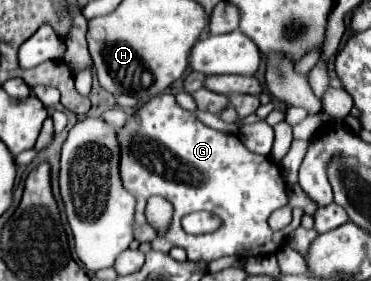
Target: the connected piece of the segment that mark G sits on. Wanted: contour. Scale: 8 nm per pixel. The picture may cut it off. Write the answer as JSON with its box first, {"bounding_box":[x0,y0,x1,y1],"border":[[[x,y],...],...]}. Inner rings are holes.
{"bounding_box":[117,94,303,260],"border":[[[161,94],[155,96],[153,100],[145,102],[135,114],[129,116],[127,124],[117,130],[117,142],[121,144],[121,180],[125,188],[135,196],[137,208],[135,208],[135,240],[139,242],[149,242],[153,250],[159,252],[169,252],[171,248],[179,246],[187,252],[189,260],[217,260],[223,256],[265,256],[265,254],[275,254],[283,244],[289,232],[293,232],[303,216],[301,208],[293,208],[293,220],[289,226],[283,230],[271,230],[269,228],[269,216],[277,208],[287,206],[287,186],[285,180],[277,168],[275,162],[271,162],[267,156],[253,154],[249,152],[243,142],[237,136],[227,136],[223,132],[217,132],[203,122],[197,120],[193,112],[183,110],[173,94]],[[149,196],[163,196],[175,206],[173,214],[173,224],[167,232],[167,236],[157,236],[155,230],[145,220],[145,204]],[[195,210],[209,210],[213,214],[219,214],[223,218],[223,228],[221,232],[213,234],[203,234],[203,236],[191,236],[181,228],[181,218],[189,212]]]}

